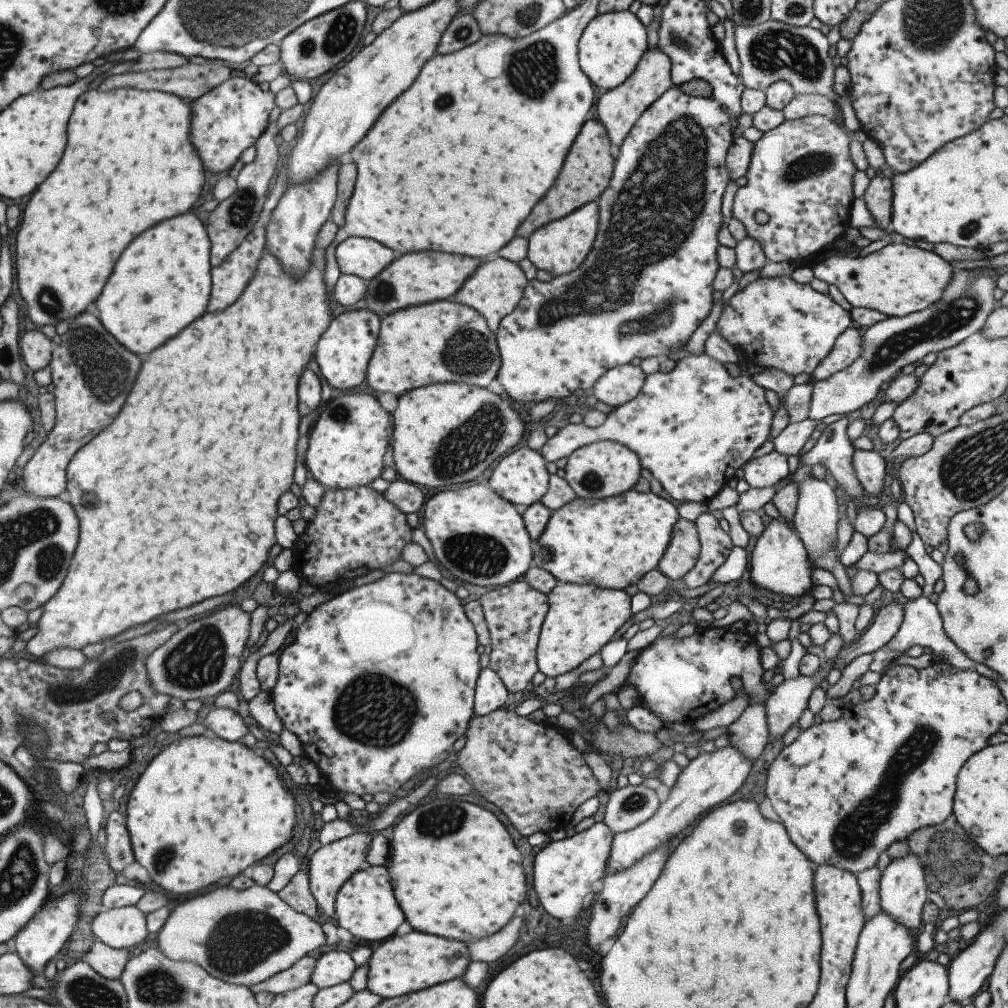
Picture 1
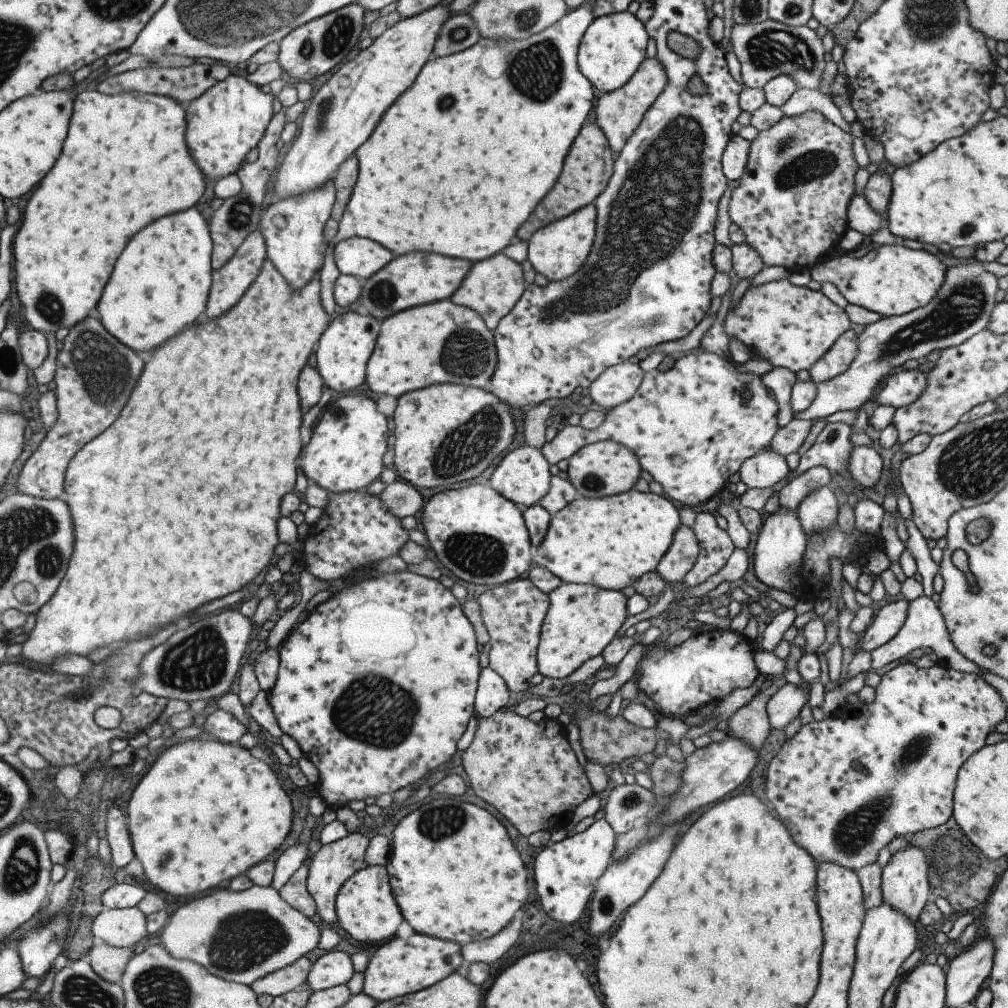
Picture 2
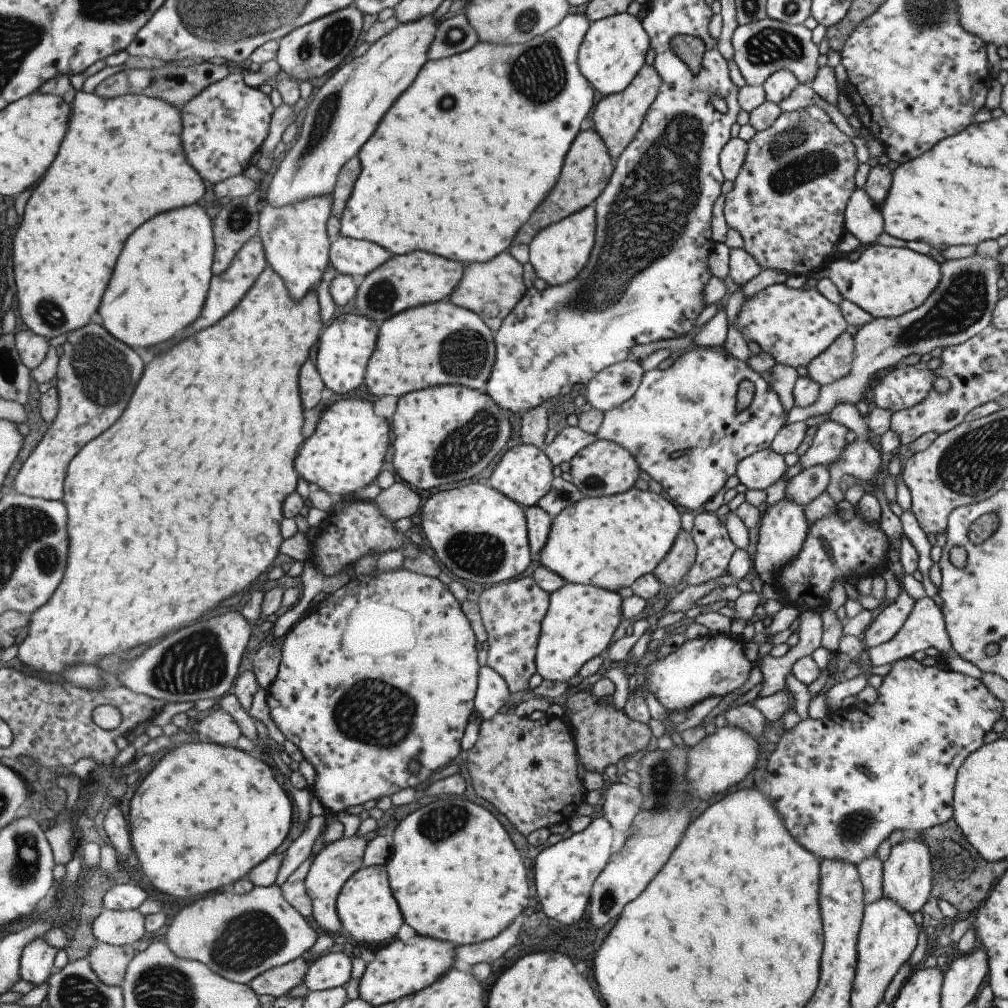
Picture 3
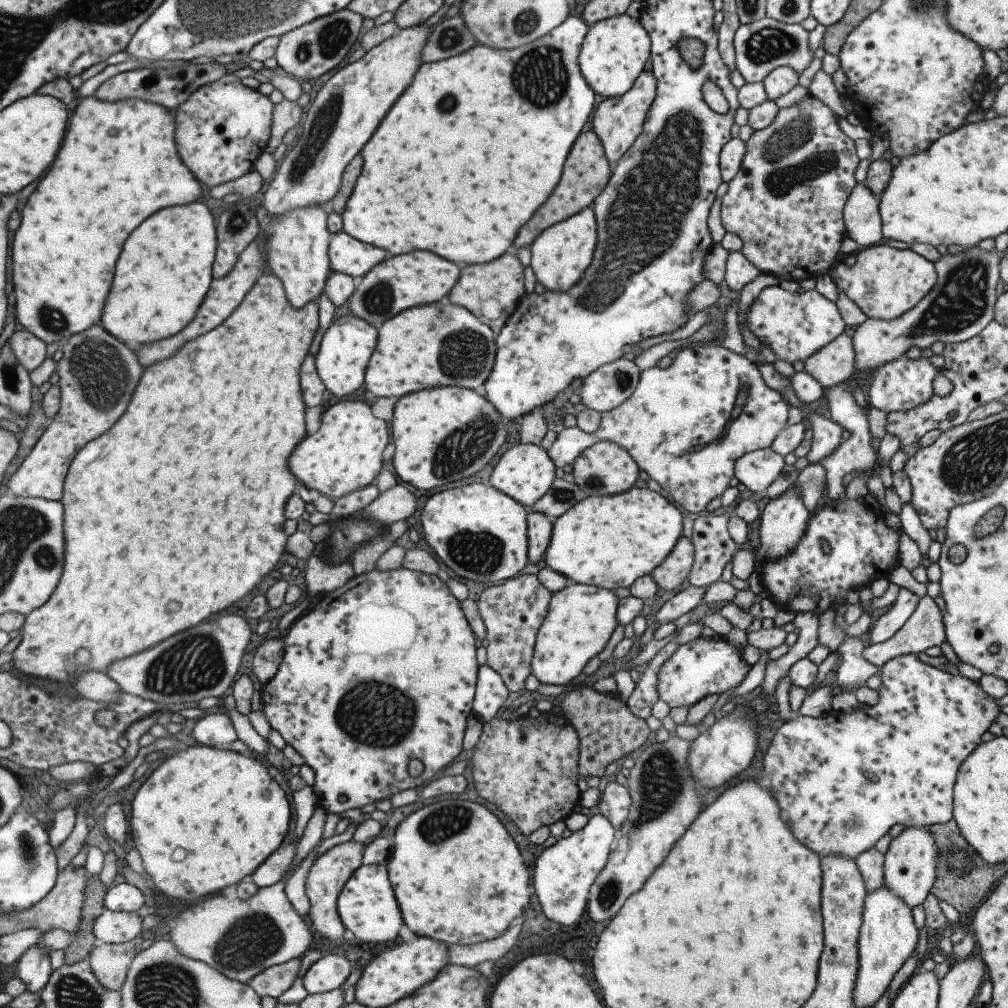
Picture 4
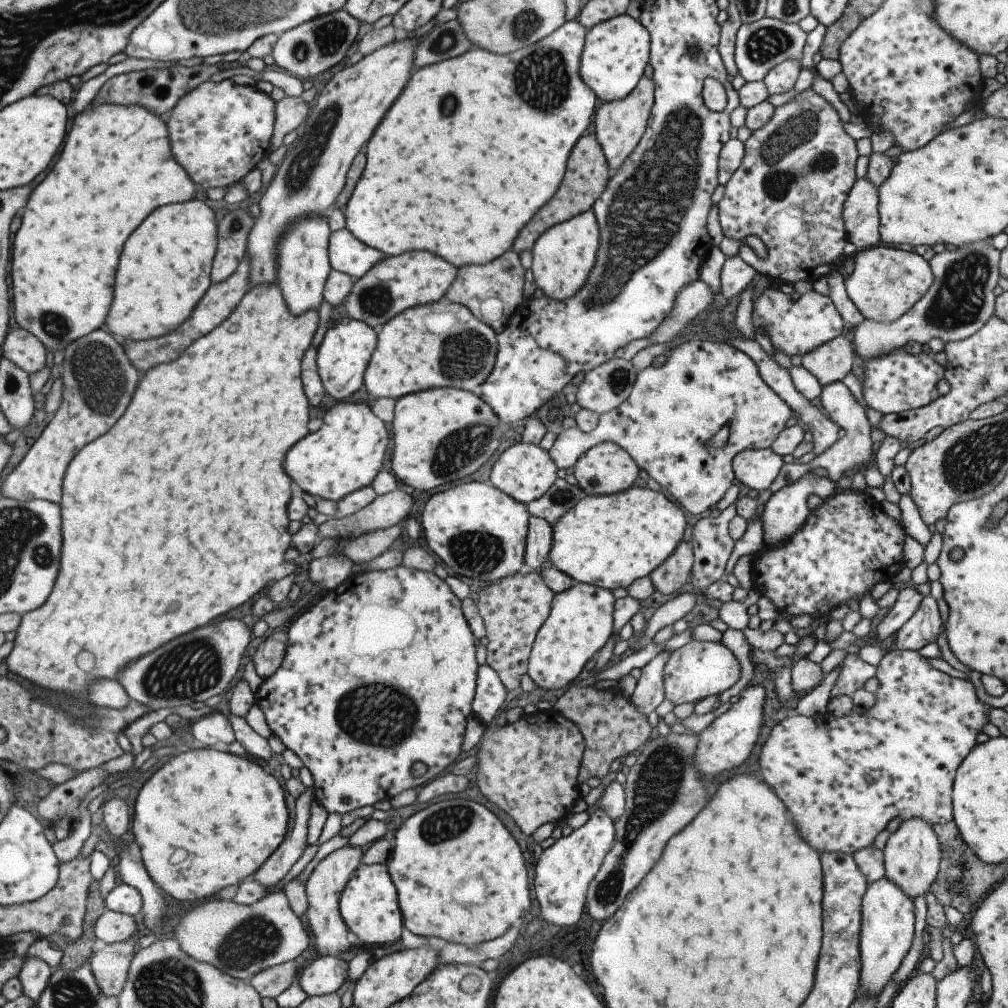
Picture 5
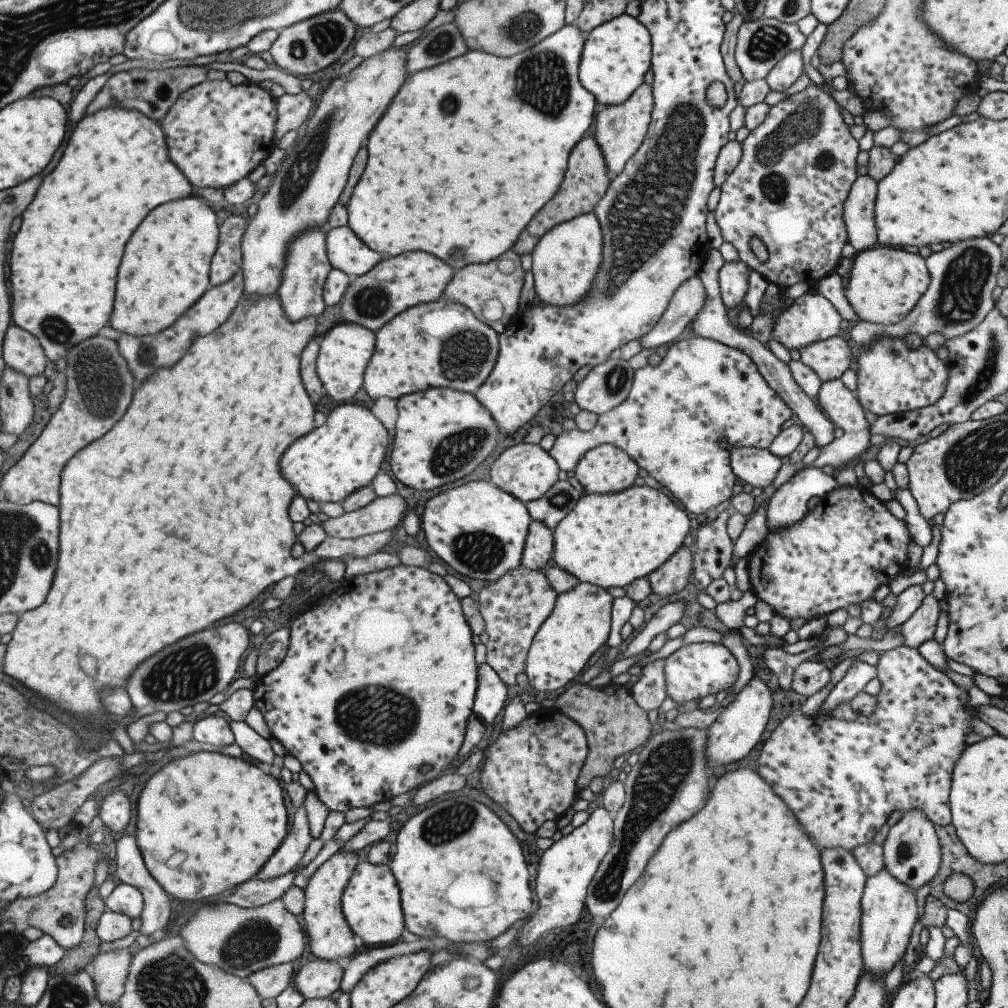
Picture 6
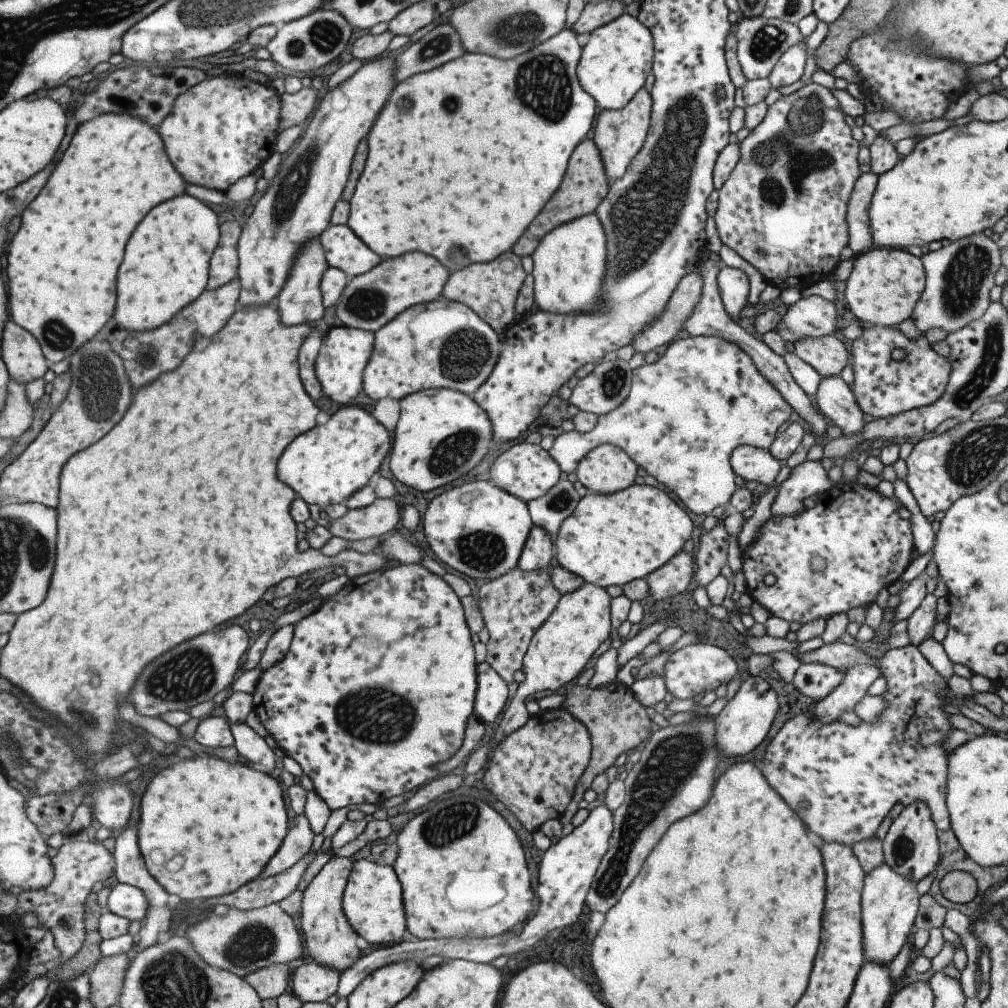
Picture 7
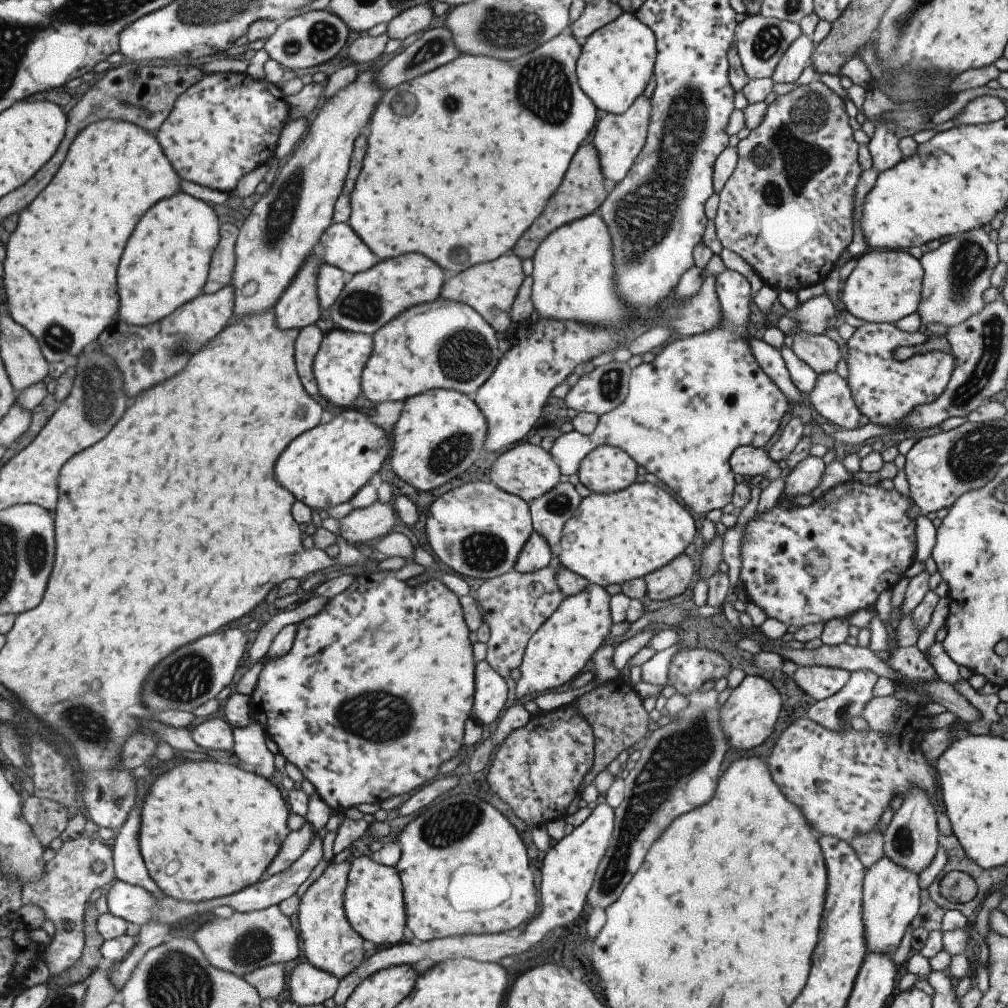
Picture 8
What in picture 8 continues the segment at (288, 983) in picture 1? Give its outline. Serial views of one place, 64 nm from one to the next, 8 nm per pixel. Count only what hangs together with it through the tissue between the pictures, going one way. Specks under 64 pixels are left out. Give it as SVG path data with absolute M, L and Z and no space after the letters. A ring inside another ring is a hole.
M279 963L252 970L242 977L257 991L260 999L276 999L285 986L283 965Z

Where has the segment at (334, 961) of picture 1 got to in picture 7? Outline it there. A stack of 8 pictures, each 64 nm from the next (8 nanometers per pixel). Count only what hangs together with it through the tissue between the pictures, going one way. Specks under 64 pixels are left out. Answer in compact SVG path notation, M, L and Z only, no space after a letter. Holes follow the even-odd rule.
M305 962L291 976L291 993L301 1002L322 1002L336 992L338 977L337 970Z

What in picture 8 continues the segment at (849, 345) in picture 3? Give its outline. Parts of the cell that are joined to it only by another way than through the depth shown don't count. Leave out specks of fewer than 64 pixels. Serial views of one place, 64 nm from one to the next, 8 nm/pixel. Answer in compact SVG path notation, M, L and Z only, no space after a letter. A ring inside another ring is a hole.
M797 332L792 334L791 351L815 374L834 372L840 358L837 344L822 334Z

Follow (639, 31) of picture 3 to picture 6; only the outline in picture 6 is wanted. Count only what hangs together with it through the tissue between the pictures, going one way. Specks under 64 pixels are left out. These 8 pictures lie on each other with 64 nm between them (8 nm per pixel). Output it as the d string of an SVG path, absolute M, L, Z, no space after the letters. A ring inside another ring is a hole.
M620 14L589 31L578 62L579 82L603 106L625 102L643 83L643 75L650 68L651 49L648 30L636 18Z

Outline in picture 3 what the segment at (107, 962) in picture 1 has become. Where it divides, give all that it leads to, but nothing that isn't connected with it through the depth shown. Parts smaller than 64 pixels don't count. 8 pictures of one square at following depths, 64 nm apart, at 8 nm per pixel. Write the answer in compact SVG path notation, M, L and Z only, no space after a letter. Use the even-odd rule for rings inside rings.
M98 942L86 955L97 978L106 985L119 987L129 960L136 954L135 946L110 945Z

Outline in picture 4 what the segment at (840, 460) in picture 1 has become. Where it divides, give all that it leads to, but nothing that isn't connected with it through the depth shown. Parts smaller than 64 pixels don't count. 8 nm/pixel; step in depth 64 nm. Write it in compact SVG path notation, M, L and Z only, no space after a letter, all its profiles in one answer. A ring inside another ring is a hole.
M809 407L803 408L806 418L810 422L812 439L809 452L806 454L808 464L819 463L829 456L841 442L843 429L831 419L814 413Z

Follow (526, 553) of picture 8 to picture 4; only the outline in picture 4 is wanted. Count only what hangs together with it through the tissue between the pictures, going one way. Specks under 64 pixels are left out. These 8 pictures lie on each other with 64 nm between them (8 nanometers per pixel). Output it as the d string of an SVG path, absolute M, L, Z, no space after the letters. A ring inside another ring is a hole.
M539 511L526 513L526 541L528 562L539 564L547 548L552 522Z

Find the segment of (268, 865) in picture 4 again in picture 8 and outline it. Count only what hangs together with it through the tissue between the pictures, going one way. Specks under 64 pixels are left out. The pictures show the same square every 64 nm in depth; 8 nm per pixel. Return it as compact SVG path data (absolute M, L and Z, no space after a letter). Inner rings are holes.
M304 821L299 829L287 833L283 842L281 842L281 846L279 846L279 852L265 869L265 875L271 876L286 869L307 850L311 841L312 826L307 821Z

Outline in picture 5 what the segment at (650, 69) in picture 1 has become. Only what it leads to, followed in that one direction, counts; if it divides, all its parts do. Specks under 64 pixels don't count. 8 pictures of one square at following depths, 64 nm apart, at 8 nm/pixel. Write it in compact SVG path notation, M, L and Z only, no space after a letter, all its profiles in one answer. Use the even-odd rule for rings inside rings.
M643 75L637 81L635 88L625 98L601 103L595 109L593 116L593 134L596 135L597 142L602 148L609 168L617 168L641 138L647 126L649 111L654 99L653 91L654 84L652 78L647 78Z

